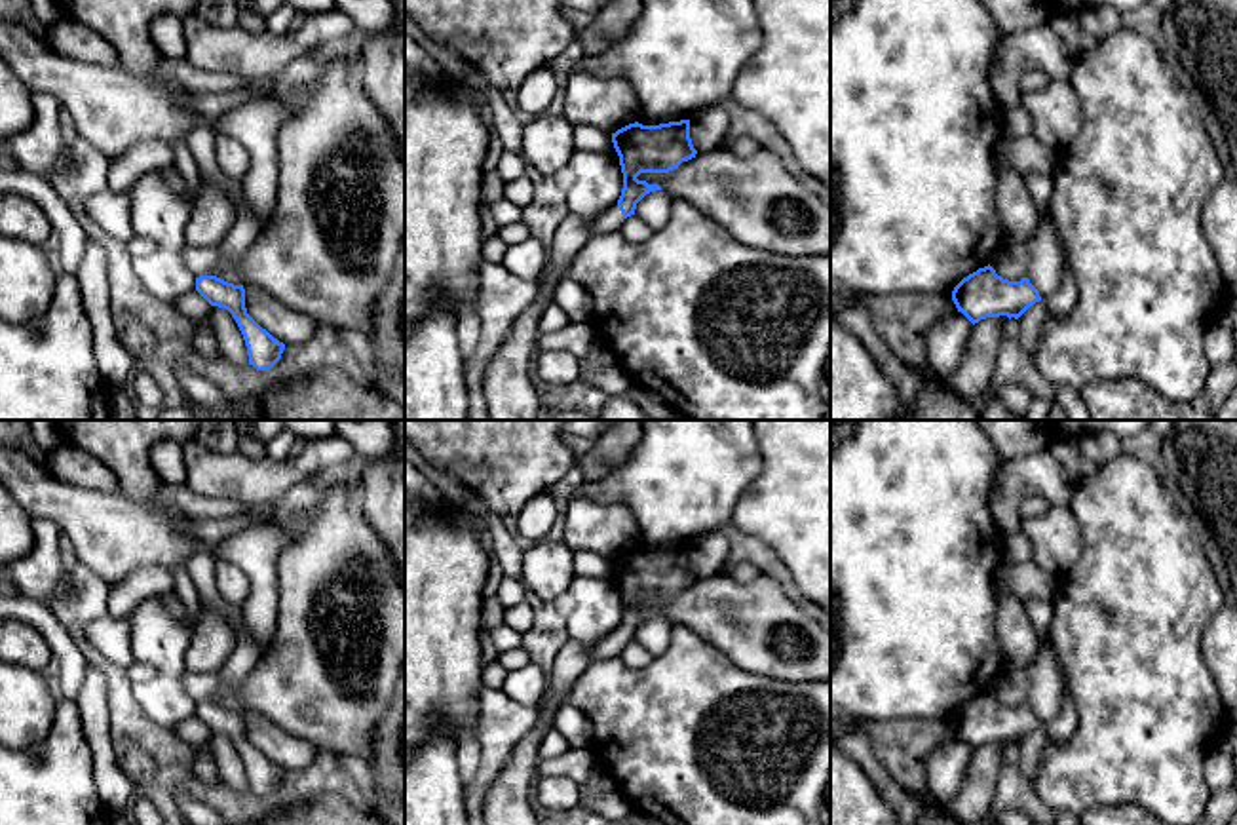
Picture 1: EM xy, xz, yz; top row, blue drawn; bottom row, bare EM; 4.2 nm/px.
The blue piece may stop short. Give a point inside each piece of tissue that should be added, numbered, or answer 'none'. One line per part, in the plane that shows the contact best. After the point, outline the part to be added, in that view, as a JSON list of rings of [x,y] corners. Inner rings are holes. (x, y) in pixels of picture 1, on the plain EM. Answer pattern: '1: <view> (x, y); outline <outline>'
1: xz (610, 645); outline [[[618,627],[614,631],[610,631],[608,635],[604,635],[600,641],[595,643],[591,654],[589,654],[589,662],[595,660],[604,660],[604,658],[616,658],[619,656],[619,652],[623,650],[623,641],[618,633]]]

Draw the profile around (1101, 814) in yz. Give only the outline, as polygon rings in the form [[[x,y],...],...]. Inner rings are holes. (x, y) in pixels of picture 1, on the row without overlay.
[[[1096,804],[1093,808],[1087,808],[1079,815],[1079,821],[1081,825],[1167,825],[1161,819],[1153,817],[1150,812],[1131,804]]]

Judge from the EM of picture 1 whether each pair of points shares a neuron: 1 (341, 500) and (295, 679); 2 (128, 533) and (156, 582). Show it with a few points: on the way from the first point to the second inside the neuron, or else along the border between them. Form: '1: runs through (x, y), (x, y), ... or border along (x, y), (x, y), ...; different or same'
1: runs through (333, 544), (333, 569), (308, 595), (303, 635); same
2: border along (170, 569), (137, 567), (111, 588); different

